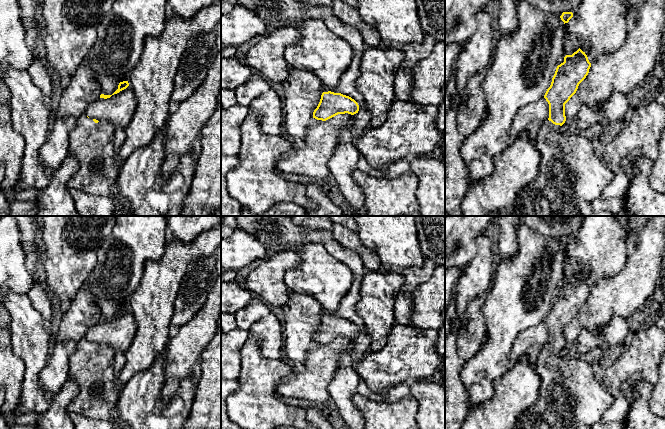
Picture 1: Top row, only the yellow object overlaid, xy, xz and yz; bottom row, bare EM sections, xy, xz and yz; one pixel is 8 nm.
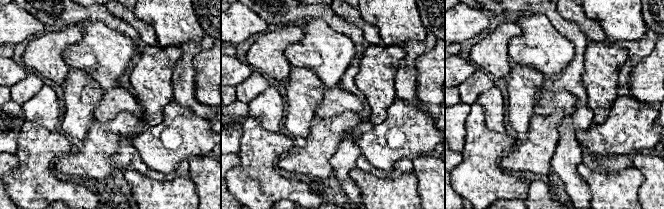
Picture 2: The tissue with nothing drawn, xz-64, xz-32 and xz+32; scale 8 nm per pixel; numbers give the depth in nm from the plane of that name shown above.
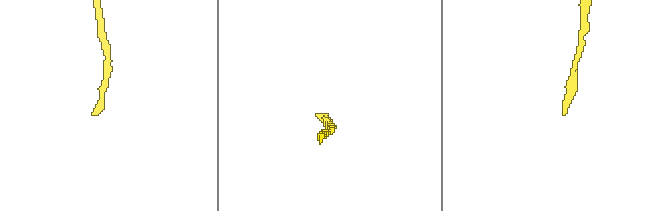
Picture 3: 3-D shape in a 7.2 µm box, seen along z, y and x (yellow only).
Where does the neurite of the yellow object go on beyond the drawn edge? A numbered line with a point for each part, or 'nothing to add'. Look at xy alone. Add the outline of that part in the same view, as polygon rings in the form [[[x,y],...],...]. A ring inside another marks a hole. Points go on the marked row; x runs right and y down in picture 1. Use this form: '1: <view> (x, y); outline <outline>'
1: xy (92, 144); outline [[[82,114],[70,133],[68,154],[80,163],[78,172],[67,182],[69,189],[107,196],[114,203],[113,216],[130,216],[128,205],[117,189],[119,166],[114,145],[115,126],[108,121],[95,123]]]

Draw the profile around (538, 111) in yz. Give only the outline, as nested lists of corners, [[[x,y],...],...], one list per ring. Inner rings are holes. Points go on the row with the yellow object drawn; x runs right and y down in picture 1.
[[[544,97],[538,101],[529,103],[522,107],[514,121],[510,132],[512,140],[515,140],[518,135],[525,131],[526,128],[534,122],[545,122],[549,118],[549,104]]]

